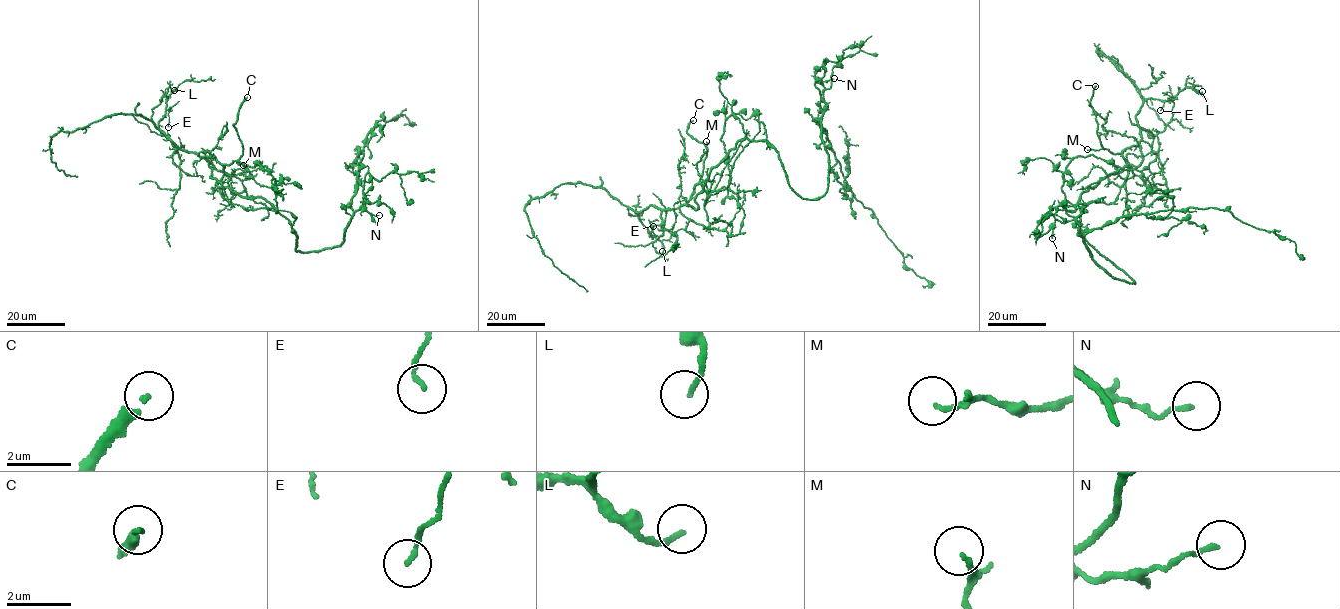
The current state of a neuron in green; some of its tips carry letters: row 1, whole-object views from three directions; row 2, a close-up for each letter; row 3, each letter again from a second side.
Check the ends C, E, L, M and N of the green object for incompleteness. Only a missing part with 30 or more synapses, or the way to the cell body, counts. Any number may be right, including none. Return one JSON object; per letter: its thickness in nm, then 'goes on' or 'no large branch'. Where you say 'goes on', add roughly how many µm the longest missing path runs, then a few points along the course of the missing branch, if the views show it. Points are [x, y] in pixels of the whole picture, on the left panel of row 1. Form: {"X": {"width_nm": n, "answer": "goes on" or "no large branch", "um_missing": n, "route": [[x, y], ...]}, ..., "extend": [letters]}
{"C": {"width_nm": 190, "answer": "goes on", "um_missing": 50, "route": [[247, 97], [254, 91], [269, 89], [280, 80], [314, 81], [321, 90], [339, 64], [337, 54]]}, "E": {"width_nm": 120, "answer": "goes on", "um_missing": 15, "route": [[168, 127], [169, 134], [158, 141], [158, 137], [163, 137]]}, "L": {"width_nm": 140, "answer": "no large branch"}, "M": {"width_nm": 130, "answer": "no large branch"}, "N": {"width_nm": 120, "answer": "no large branch"}, "extend": ["C", "E"]}

